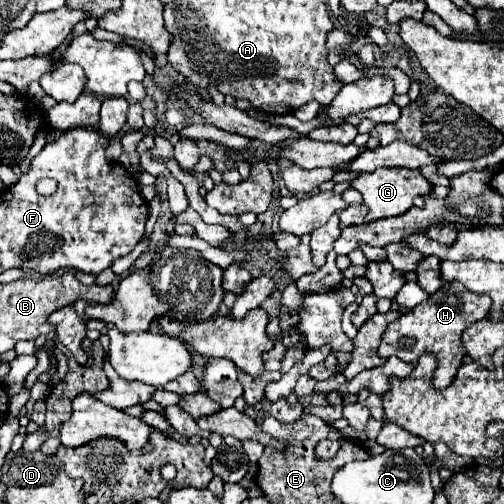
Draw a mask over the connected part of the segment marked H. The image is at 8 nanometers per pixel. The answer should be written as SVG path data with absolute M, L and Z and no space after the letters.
M462 283L442 285L426 301L422 301L422 305L414 307L410 313L404 313L398 321L392 321L388 325L386 333L382 335L378 355L384 359L396 355L406 363L414 363L418 361L420 355L434 353L438 357L438 369L434 373L432 383L438 389L446 389L454 381L460 365L464 363L464 355L468 355L462 345L464 329L484 319L490 311L490 305L492 305L492 299L488 295L478 295L466 289Z

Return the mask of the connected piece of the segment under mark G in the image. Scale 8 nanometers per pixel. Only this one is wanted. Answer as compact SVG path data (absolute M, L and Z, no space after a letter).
M382 167L374 173L360 175L352 181L352 187L362 193L364 205L370 209L366 215L366 221L378 221L382 217L396 217L404 215L412 207L412 199L418 195L428 195L432 191L432 183L424 179L424 175L416 169L404 169L404 167Z

